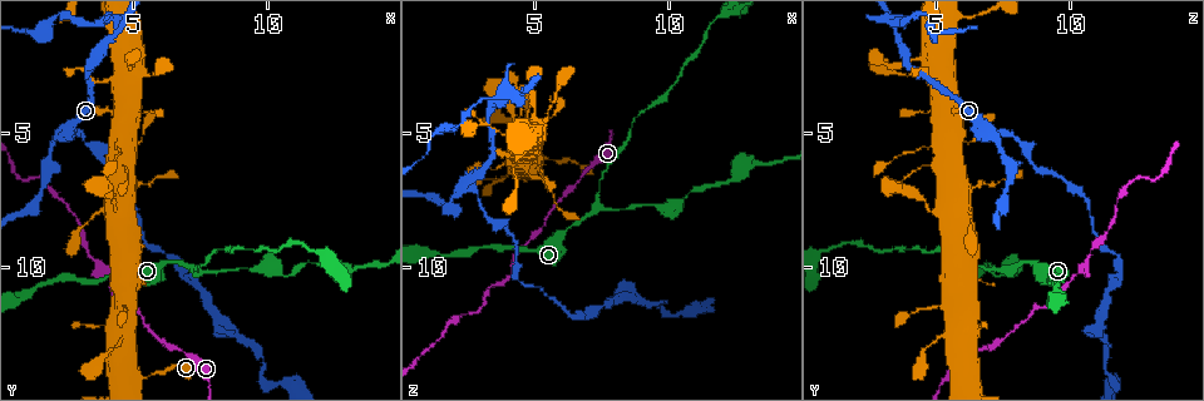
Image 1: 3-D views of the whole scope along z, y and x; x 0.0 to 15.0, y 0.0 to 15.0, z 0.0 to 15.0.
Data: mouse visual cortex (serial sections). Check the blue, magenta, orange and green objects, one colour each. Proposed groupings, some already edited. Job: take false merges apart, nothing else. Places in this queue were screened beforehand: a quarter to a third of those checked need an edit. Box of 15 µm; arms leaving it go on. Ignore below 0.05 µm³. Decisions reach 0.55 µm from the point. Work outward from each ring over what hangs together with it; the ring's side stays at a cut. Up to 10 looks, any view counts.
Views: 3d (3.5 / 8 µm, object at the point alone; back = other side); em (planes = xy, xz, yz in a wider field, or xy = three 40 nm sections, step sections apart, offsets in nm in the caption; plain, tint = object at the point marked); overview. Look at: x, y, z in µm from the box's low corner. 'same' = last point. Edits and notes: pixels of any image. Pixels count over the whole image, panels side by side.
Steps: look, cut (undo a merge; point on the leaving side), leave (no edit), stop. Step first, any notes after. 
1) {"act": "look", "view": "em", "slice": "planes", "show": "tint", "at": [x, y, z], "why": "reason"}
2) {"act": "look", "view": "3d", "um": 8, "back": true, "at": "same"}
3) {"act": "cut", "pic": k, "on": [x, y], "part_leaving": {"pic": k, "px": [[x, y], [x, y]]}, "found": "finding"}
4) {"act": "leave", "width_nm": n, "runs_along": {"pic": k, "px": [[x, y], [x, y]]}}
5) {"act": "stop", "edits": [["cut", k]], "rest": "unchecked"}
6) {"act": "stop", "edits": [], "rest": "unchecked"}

{"act": "look", "view": "3d", "um": 3.5, "back": true, "at": [5.2, 5.2, 6.4], "why": "a narrow waist"}

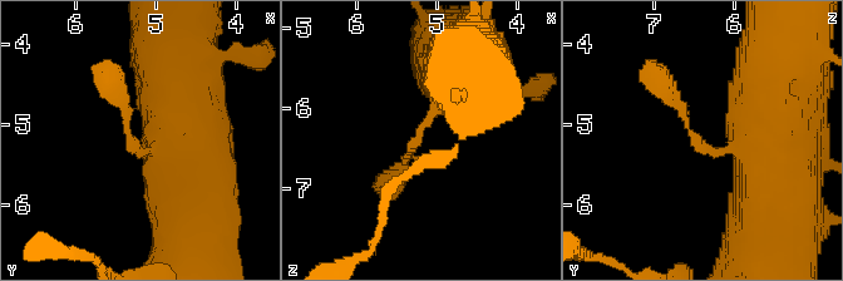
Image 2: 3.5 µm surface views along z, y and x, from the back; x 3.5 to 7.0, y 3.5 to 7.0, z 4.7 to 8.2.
{"act": "look", "view": "em", "slice": "planes", "show": "tint", "at": [5.25, 5.30, 6.40], "why": "need the tissue"}

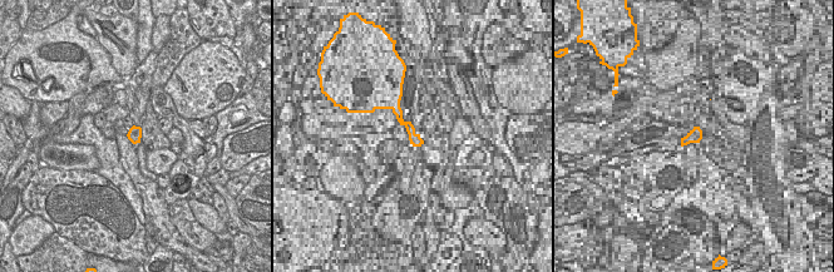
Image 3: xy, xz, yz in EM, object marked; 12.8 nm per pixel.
{"act": "leave", "width_nm": 190, "runs_along": {"pic": 2, "px": [[467, 70], [389, 181]]}, "found": "all the same cell"}

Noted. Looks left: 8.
{"act": "look", "view": "em", "slice": "planes", "show": "tint", "at": [7.3, 10.1, 7.7], "why": "branch point"}

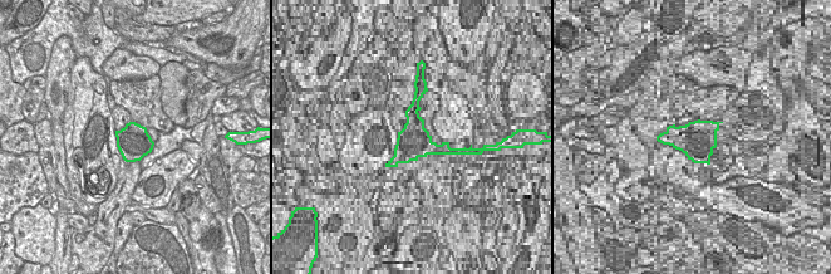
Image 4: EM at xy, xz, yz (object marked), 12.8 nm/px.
{"act": "look", "view": "3d", "um": 3.5, "at": "same"}

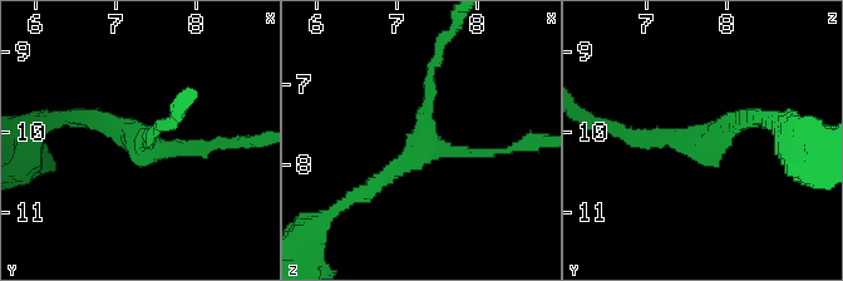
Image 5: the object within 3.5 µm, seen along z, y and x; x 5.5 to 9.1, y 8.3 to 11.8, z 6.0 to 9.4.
{"act": "leave", "runs_along": {"pic": 5, "px": [[361, 195], [423, 147], [507, 149]]}, "found": "continuous, no second cell"}

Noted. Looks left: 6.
{"act": "look", "view": "3d", "um": 3.5, "at": [10.6, 10.3, 7.4], "why": "a narrow waist"}

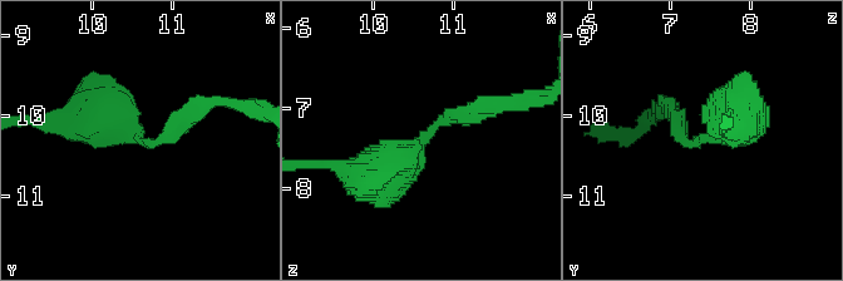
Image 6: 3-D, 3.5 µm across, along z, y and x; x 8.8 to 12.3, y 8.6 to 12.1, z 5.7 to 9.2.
{"act": "look", "view": "em", "slice": "xy", "step": 3, "show": "tint", "at": [10.65, 10.30, 7.35]}

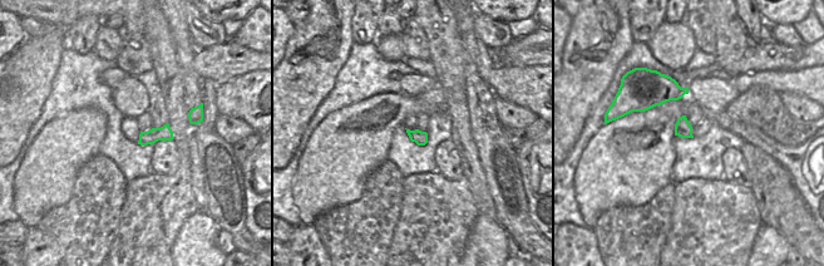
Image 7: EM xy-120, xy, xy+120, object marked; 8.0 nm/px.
{"act": "leave", "runs_along": {"pic": 6, "px": [[361, 173], [393, 171], [450, 116], [486, 107]]}, "found": "continuous, no second cell"}

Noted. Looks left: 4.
{"act": "look", "view": "3d", "um": 8, "at": [2.6, 5.1, 6.9], "why": "side arm on a straight run"}

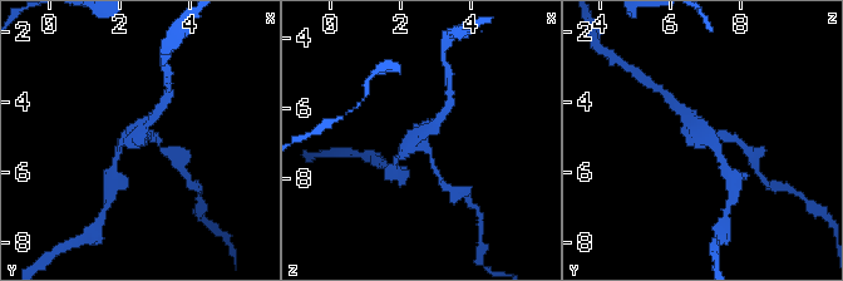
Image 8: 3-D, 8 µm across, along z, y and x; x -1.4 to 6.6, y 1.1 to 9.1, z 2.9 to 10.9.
{"act": "look", "view": "3d", "um": 3.5, "at": [2.6, 5.0, 6.9], "why": "zoom in"}

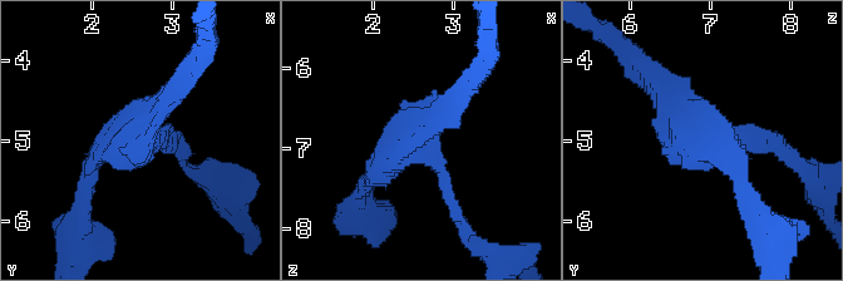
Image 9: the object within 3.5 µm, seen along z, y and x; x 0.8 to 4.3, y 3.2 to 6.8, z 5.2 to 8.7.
{"act": "look", "view": "em", "slice": "xy", "step": 3, "show": "tint", "at": [2.55, 5.05, 6.95], "why": "shape alone is not enough"}

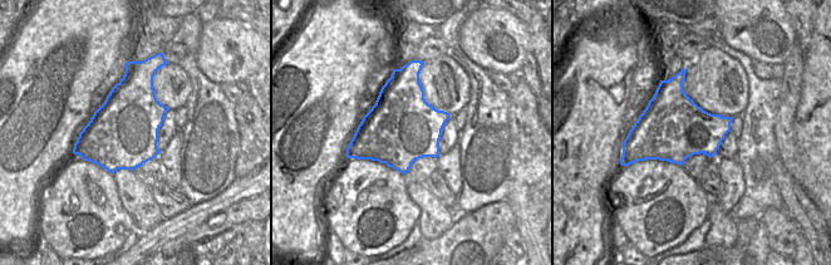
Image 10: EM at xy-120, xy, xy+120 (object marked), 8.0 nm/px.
{"act": "leave", "runs_along": {"pic": 9, "px": [[657, 92], [703, 146], [779, 146]]}, "found": "one cell here"}

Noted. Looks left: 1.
{"act": "stop", "edits": [], "rest": "unchecked"}

